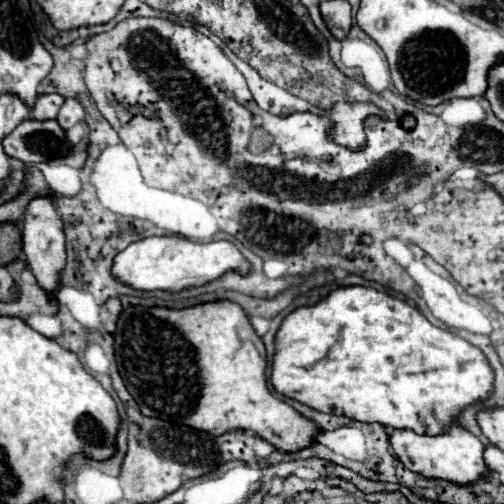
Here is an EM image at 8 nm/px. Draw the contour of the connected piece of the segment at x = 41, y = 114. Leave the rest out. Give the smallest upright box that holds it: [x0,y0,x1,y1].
[31,94,65,120]

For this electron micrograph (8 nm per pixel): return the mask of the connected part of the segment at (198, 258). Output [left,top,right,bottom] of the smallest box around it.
[111,236,251,292]

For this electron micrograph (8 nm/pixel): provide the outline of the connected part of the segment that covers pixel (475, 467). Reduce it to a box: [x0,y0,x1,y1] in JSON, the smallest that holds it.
[389,424,489,486]

